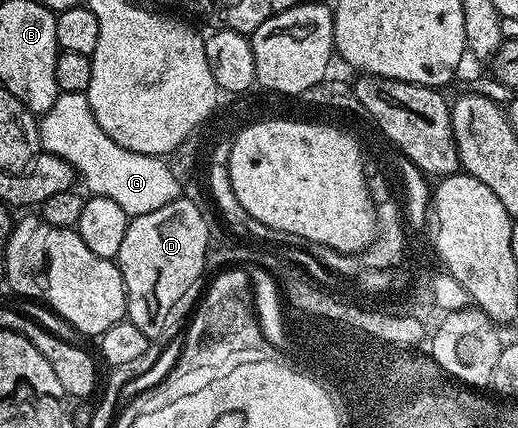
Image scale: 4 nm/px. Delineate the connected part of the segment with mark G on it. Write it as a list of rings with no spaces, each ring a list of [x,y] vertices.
[[[59,93],[56,103],[47,113],[41,114],[38,122],[38,143],[45,152],[64,159],[74,169],[77,180],[86,184],[85,192],[95,197],[112,199],[117,206],[122,207],[129,218],[148,215],[148,211],[156,211],[164,207],[164,203],[177,201],[180,196],[180,186],[176,175],[172,175],[169,164],[161,157],[140,155],[136,151],[128,151],[116,143],[100,127],[92,107],[88,107],[85,93]]]

